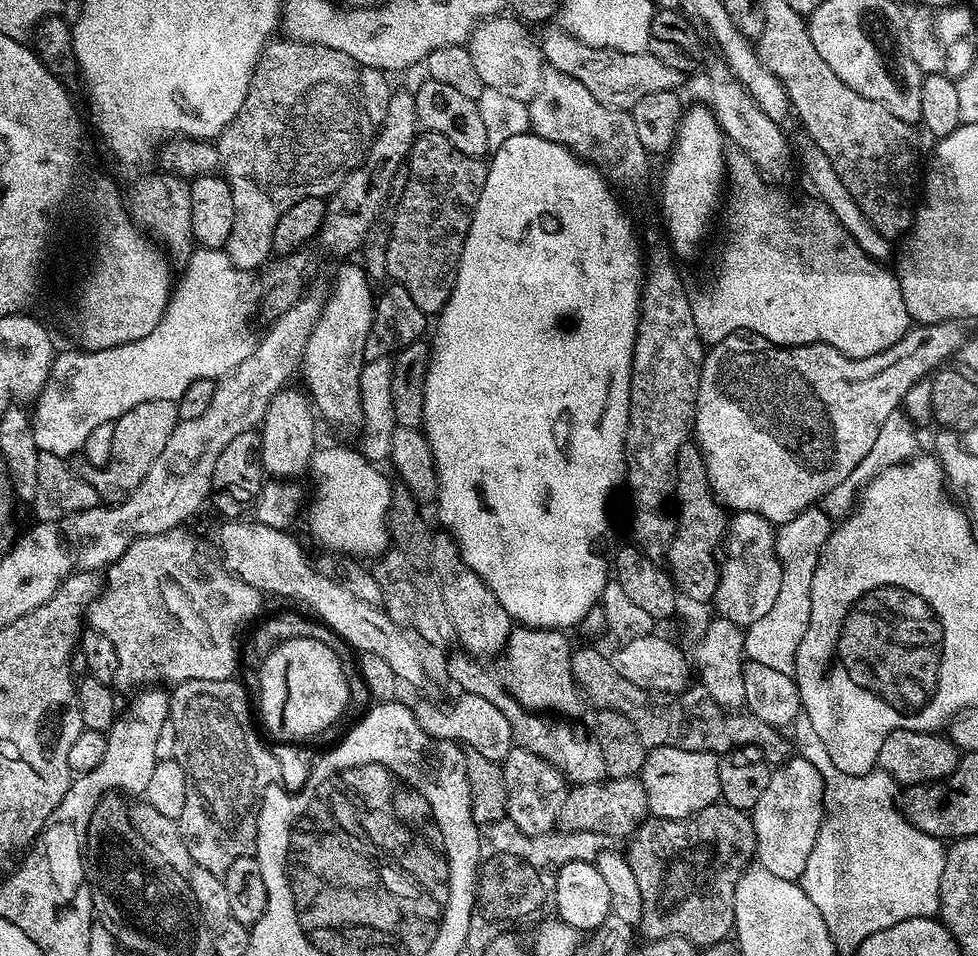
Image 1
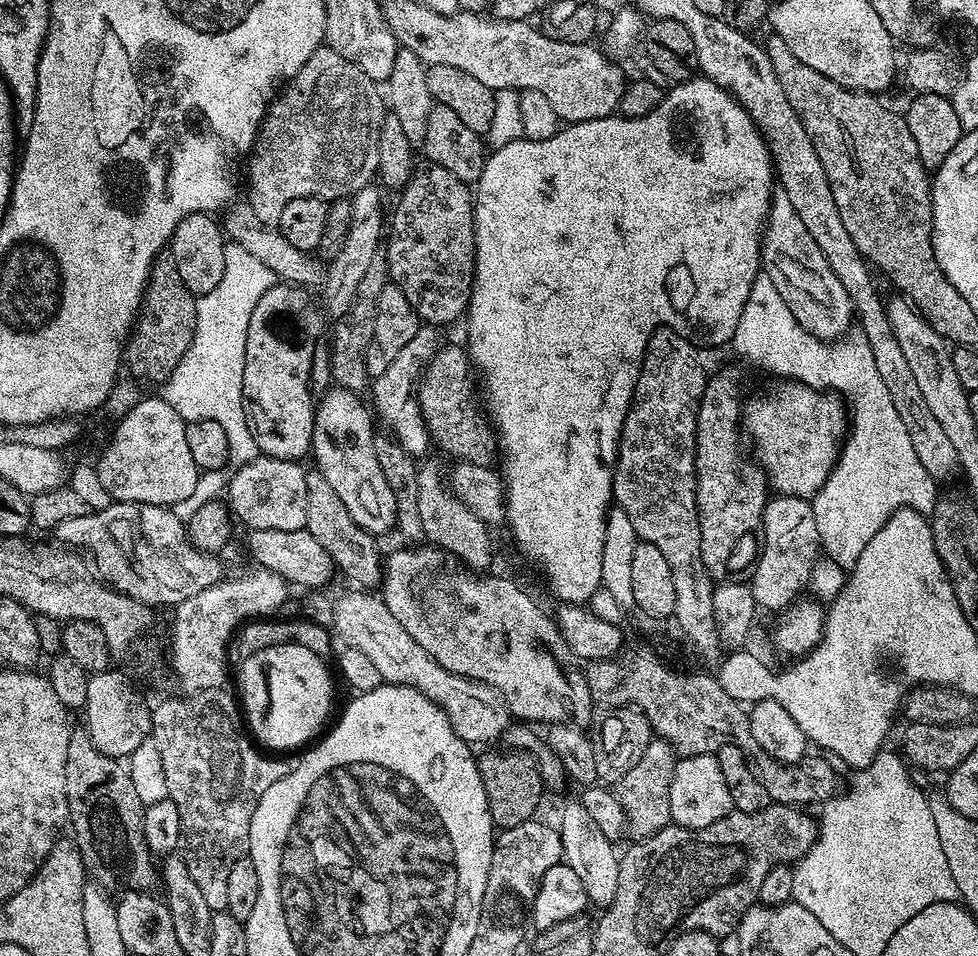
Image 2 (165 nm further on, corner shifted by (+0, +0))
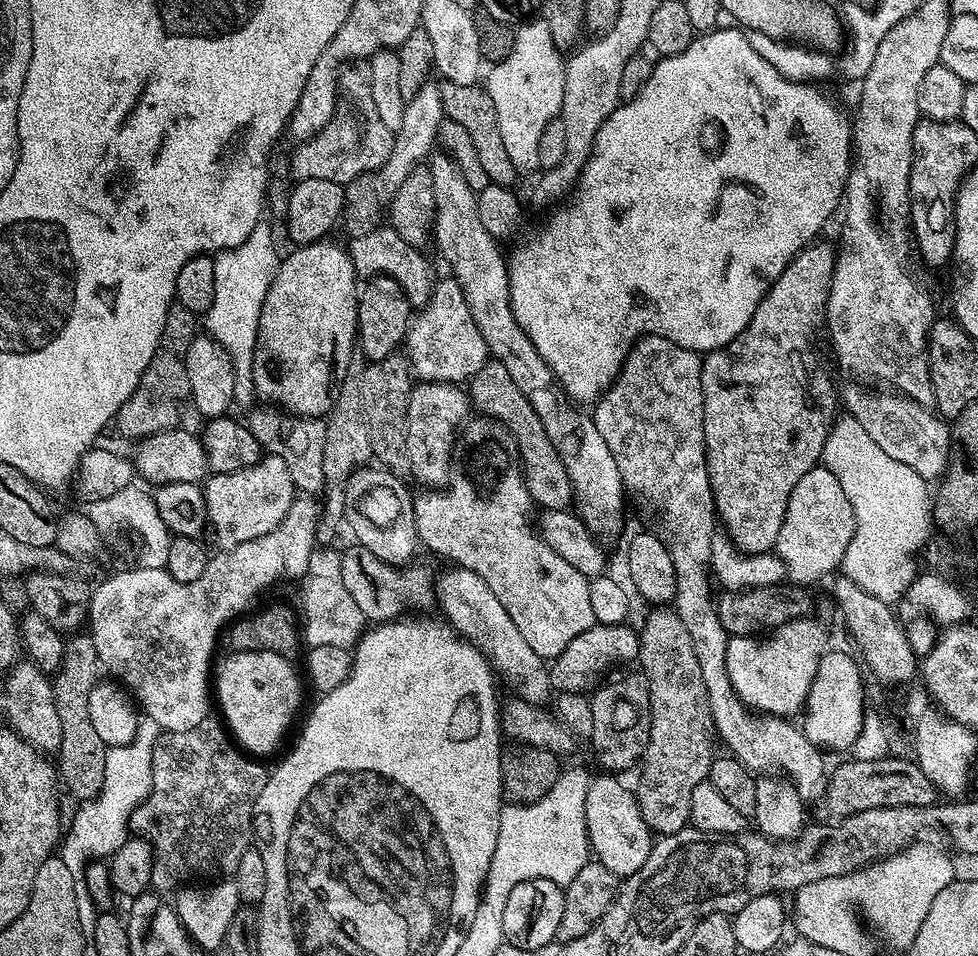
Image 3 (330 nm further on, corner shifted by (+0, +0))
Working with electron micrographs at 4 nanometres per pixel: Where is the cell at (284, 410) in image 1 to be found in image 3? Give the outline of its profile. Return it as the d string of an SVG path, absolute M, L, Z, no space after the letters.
M332 239L293 247L293 252L281 259L278 274L274 274L270 290L266 290L266 302L262 302L262 314L258 318L256 349L250 358L252 384L264 399L261 401L293 416L327 417L334 399L332 359L336 356L336 343L356 344L358 277L347 247Z

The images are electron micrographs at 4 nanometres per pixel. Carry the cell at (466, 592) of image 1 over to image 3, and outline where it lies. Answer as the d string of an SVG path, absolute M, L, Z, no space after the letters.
M420 382L413 387L406 410L406 454L412 463L411 475L416 475L424 486L447 484L458 429L465 423L469 412L470 396L461 385Z

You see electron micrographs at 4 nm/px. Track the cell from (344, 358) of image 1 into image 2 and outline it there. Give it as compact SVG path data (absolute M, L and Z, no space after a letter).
M332 386L324 401L316 404L310 456L316 459L315 467L320 475L330 482L346 510L350 510L350 518L354 518L362 530L380 538L383 532L391 533L395 529L396 499L390 482L386 482L386 474L382 474L382 466L378 466L378 454L374 454L374 438L378 432L372 429L373 413L360 399L351 388Z

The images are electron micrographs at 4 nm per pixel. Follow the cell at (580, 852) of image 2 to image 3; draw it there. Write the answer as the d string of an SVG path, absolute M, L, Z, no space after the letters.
M448 566L441 576L435 577L434 596L438 604L444 607L443 619L464 639L475 645L503 679L505 676L516 687L515 695L519 699L541 706L547 705L548 699L553 699L554 689L549 676L549 665L522 638L521 631L514 626L513 619L498 602L497 595L478 574L466 568Z

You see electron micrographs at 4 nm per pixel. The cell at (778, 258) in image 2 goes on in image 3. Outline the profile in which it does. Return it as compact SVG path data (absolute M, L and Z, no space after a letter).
M843 387L840 400L843 407L845 404L849 417L858 420L885 454L910 466L927 482L937 481L947 473L950 453L954 448L949 425L933 411L914 403L907 396L896 392L885 393L880 397L876 394L864 394L858 388Z

